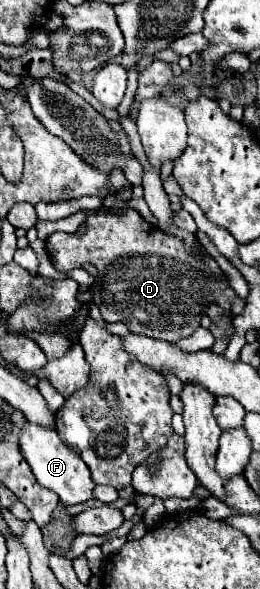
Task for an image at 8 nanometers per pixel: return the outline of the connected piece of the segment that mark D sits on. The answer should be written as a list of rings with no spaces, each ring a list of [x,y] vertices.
[[[107,208],[87,210],[83,232],[53,232],[45,240],[45,248],[59,272],[93,264],[99,274],[93,284],[93,302],[99,306],[101,316],[155,340],[177,342],[191,336],[201,326],[207,308],[221,296],[221,288],[229,286],[227,276],[217,280],[207,268],[203,258],[211,256],[201,244],[197,244],[197,250],[185,248],[181,238],[161,232],[143,220],[137,210],[121,214]]]

